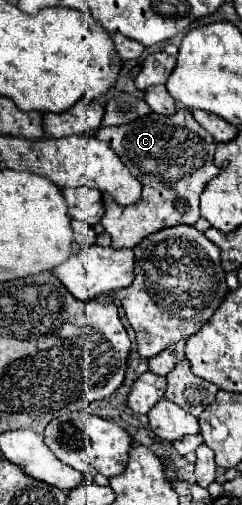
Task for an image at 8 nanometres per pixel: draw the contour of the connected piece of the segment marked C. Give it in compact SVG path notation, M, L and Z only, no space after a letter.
M178 109L176 115L172 115L172 117L150 113L148 117L138 119L134 123L128 123L128 125L100 127L96 137L100 141L106 141L116 151L116 155L124 161L124 165L130 169L130 173L144 187L142 189L142 199L134 205L128 205L128 207L120 207L114 201L110 201L110 197L104 197L106 213L104 213L100 223L112 235L112 247L114 249L132 249L144 237L148 237L148 235L152 235L160 229L182 225L182 223L194 225L200 219L200 209L198 209L200 193L204 191L208 181L212 181L220 173L220 167L214 165L214 147L216 147L216 143L214 143L212 135L196 123L196 119L192 117L192 113L188 109Z

